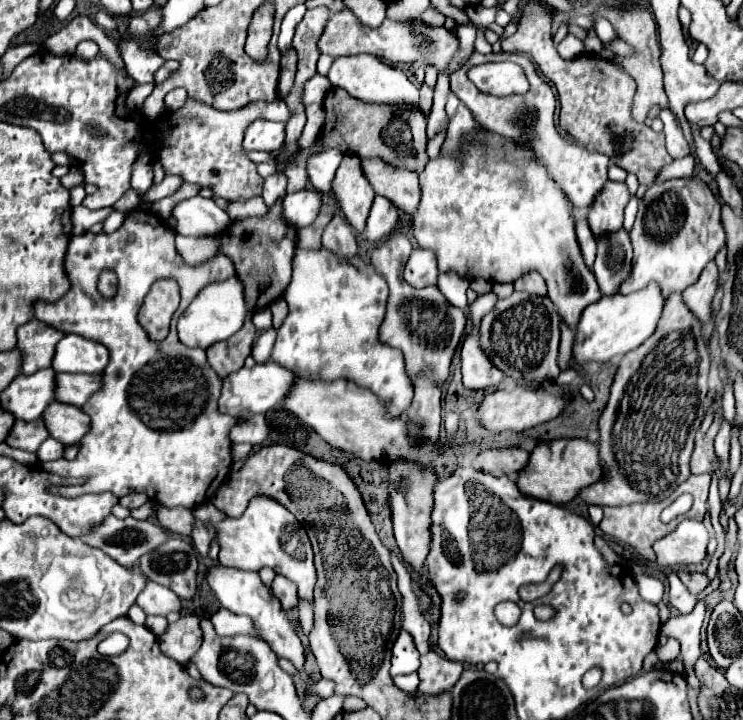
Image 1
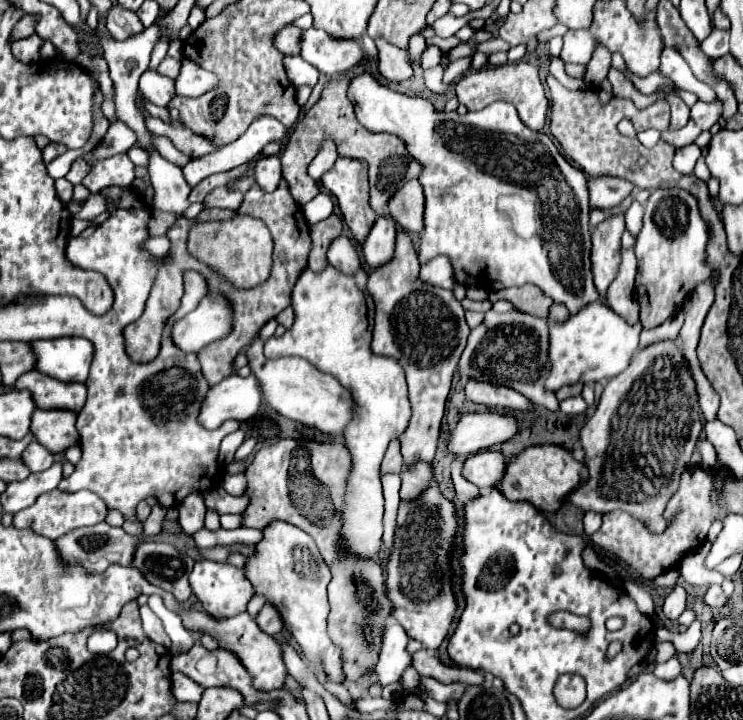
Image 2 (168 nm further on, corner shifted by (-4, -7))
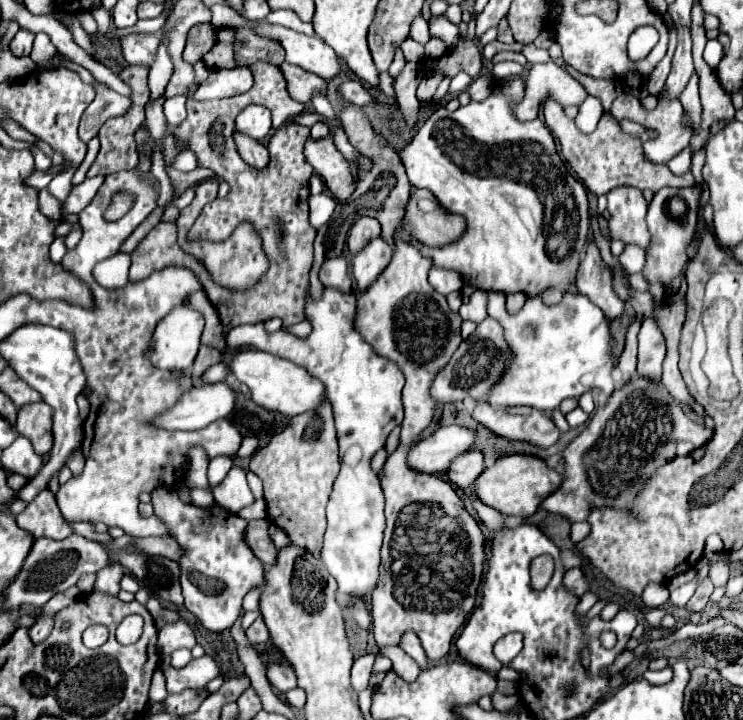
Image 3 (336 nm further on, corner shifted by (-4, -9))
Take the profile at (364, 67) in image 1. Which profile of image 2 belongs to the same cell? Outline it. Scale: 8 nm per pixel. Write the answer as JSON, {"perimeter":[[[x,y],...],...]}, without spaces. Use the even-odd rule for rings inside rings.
{"perimeter":[[[367,72],[351,80],[349,100],[355,106],[361,126],[371,132],[395,134],[405,142],[409,156],[421,164],[419,182],[425,190],[425,228],[419,244],[421,264],[437,254],[445,254],[461,286],[481,286],[487,292],[495,292],[535,284],[553,302],[565,304],[571,314],[599,300],[589,260],[587,176],[561,156],[547,134],[529,130],[513,104],[497,100],[479,112],[435,112],[429,100],[389,90]]]}

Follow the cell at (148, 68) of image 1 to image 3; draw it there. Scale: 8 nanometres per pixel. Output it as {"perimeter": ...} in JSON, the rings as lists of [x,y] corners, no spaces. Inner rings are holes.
{"perimeter":[[[173,96],[173,98],[165,100],[163,112],[167,116],[169,128],[175,128],[177,124],[181,124],[185,120],[185,102],[187,102],[187,96]]]}

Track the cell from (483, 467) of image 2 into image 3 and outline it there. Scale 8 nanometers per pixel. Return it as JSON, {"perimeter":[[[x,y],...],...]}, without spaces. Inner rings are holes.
{"perimeter":[[[471,450],[465,456],[459,456],[457,460],[453,460],[453,464],[447,470],[447,476],[453,484],[467,490],[475,484],[477,476],[481,476],[483,470],[485,470],[483,454],[479,450]]]}

